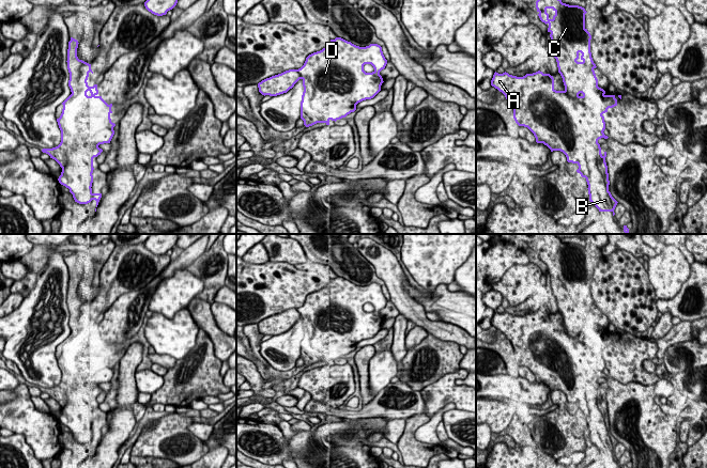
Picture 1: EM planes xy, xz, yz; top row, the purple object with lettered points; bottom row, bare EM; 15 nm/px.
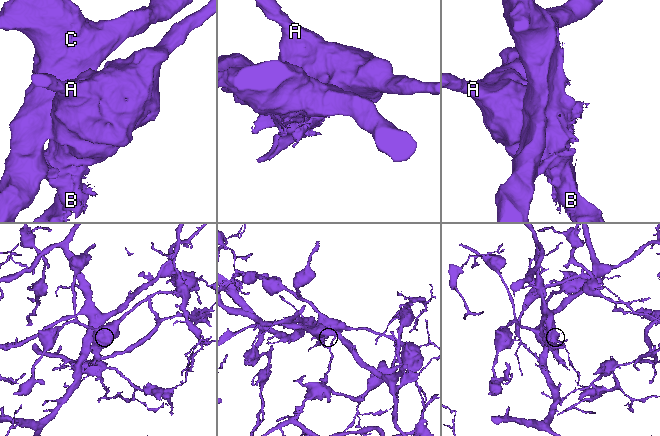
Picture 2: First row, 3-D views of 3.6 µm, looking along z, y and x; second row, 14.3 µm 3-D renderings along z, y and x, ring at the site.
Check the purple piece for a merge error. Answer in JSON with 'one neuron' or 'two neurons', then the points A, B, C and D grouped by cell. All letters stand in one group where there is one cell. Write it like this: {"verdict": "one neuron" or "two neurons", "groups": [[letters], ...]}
{"verdict": "two neurons", "groups": [["A", "B", "D"], ["C"]]}

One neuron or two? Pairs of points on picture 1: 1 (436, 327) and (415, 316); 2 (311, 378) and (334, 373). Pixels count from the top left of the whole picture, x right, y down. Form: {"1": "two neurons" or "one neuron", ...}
{"1": "one neuron", "2": "one neuron"}

